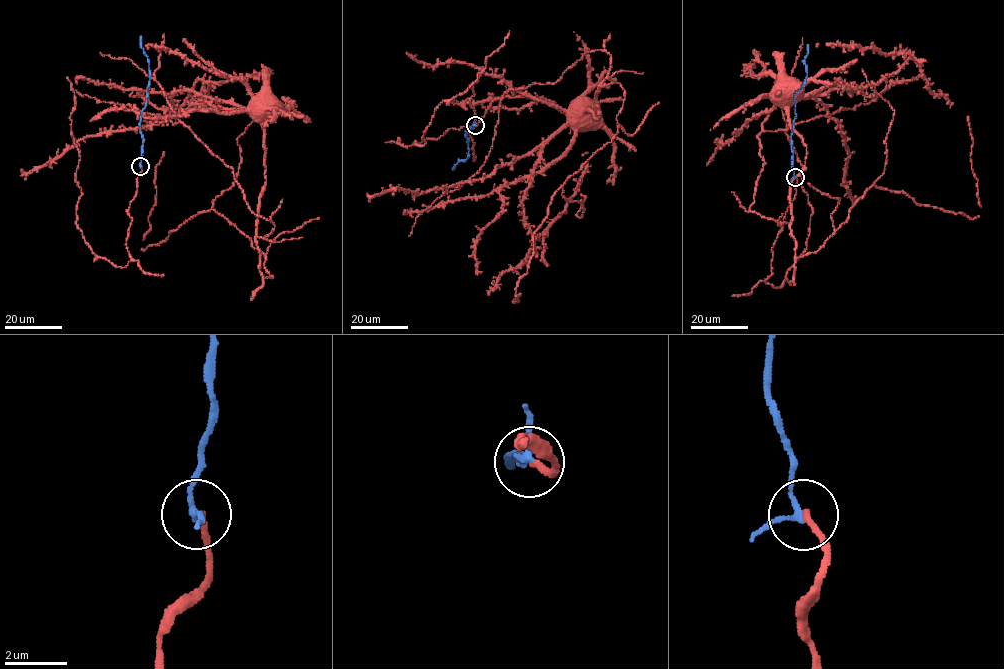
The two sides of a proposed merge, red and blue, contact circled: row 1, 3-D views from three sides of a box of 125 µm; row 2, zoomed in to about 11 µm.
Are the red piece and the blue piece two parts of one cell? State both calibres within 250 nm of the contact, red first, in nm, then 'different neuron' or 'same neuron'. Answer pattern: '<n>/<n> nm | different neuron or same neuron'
200/170 nm | same neuron

